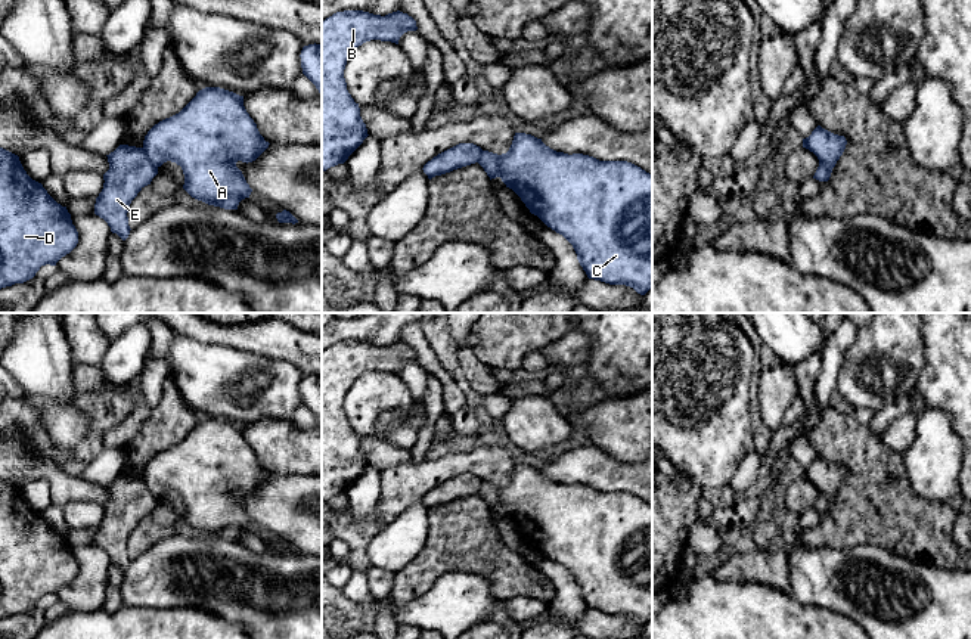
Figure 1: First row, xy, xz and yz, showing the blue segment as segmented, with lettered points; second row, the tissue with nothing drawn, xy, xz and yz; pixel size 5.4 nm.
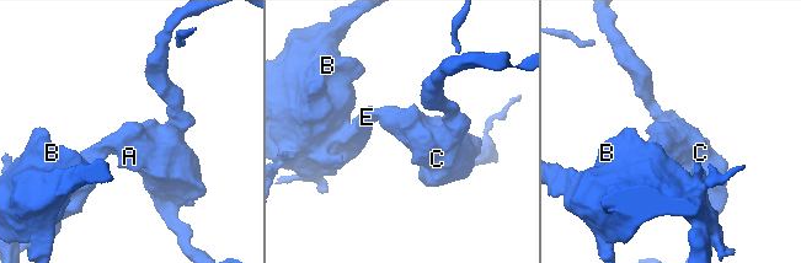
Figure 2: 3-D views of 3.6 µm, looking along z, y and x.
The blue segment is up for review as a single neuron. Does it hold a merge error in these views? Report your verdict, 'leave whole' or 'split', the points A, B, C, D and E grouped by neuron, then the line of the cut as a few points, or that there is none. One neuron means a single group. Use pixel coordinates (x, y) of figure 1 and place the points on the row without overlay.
split | A C / B D E | xy (142, 478), (157, 499)

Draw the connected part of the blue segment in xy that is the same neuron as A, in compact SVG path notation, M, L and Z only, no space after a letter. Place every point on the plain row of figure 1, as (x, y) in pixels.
M205 418L176 446L155 455L143 471L143 481L155 499L171 491L182 497L183 519L195 530L224 540L238 540L252 519L246 514L238 491L252 493L267 478L257 455L243 437L243 426L220 418Z

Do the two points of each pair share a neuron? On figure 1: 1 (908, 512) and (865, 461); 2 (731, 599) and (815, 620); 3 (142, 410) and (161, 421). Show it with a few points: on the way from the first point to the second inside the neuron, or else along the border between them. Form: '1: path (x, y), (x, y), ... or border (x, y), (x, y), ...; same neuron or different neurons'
1: path (895, 499), (875, 480), (875, 474); same neuron
2: path (751, 620), (794, 620); same neuron
3: border (152, 408), (137, 434), (129, 443); different neurons

